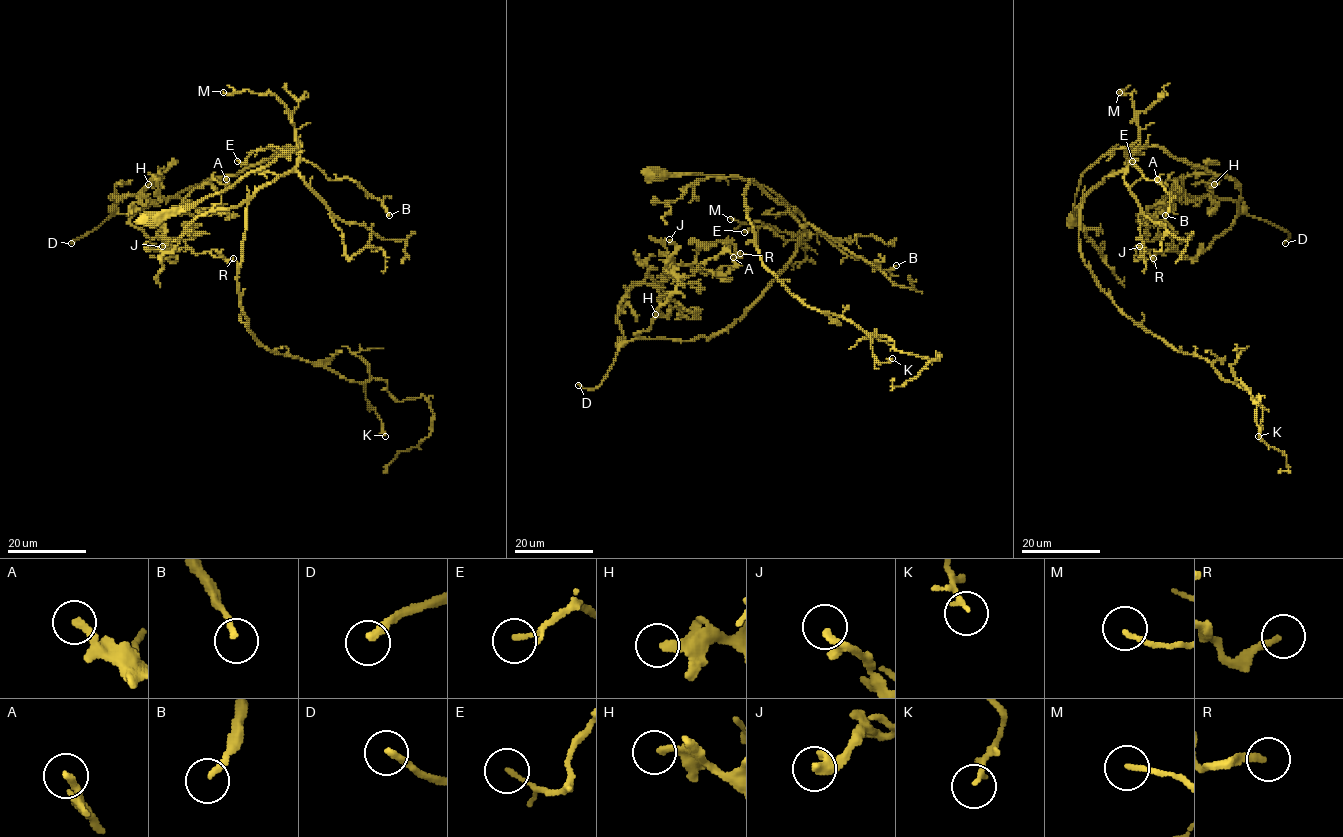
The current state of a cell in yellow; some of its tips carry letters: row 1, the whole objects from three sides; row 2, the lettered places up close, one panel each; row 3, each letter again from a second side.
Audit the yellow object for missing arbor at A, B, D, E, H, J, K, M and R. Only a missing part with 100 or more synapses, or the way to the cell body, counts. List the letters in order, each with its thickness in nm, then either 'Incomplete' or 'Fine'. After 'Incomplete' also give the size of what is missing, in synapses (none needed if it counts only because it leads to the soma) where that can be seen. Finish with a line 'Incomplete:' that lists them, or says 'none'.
A: Thickness 240 nm. Fine
B: Thickness 180 nm. Fine
D: Thickness 240 nm. Incomplete. Roughly 170 synapses
E: Thickness 150 nm. Fine
H: Thickness 260 nm. Fine
J: Thickness 320 nm. Fine
K: Thickness 110 nm. Fine
M: Thickness 150 nm. Fine
R: Thickness 240 nm. Fine
Incomplete: D

